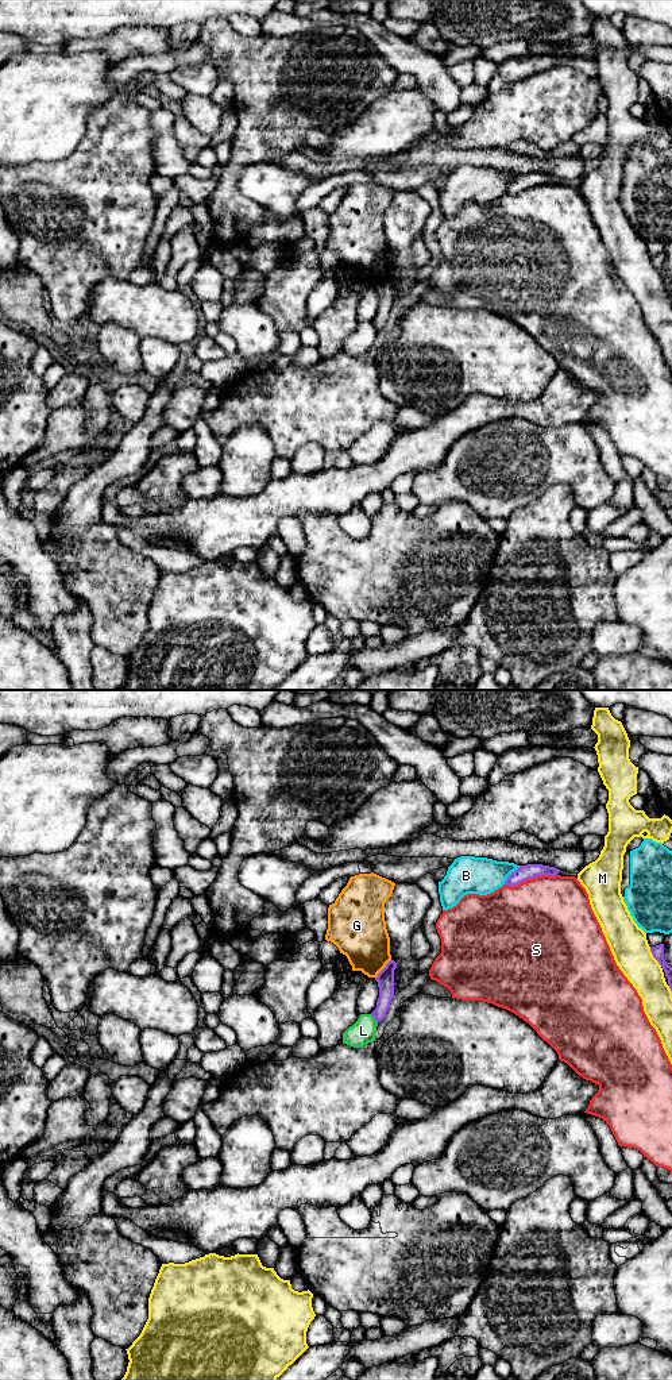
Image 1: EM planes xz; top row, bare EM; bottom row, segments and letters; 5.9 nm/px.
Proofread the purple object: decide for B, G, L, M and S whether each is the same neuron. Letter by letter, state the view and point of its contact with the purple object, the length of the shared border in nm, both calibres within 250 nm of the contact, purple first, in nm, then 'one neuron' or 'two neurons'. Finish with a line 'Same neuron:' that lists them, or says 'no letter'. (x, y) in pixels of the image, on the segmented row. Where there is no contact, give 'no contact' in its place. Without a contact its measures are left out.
B: xz (510, 874) | 150 nm | 90/220 nm | two neurons
G: xz (383, 968) | 150 nm | 100/320 nm | two neurons
L: xz (374, 1018) | 70 nm | 100/150 nm | two neurons
M: xz (653, 956) | 130 nm | 70/220 nm | two neurons
S: xz (530, 878) | 320 nm | 90/500 nm | two neurons
Same neuron: no letter

